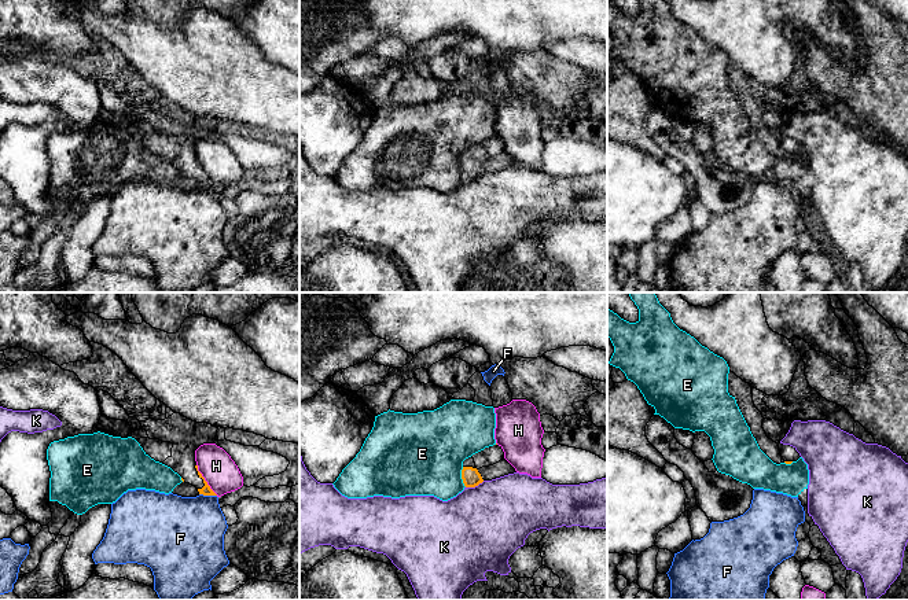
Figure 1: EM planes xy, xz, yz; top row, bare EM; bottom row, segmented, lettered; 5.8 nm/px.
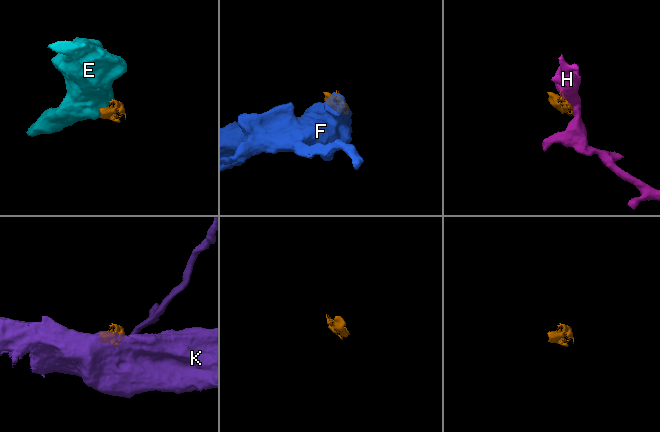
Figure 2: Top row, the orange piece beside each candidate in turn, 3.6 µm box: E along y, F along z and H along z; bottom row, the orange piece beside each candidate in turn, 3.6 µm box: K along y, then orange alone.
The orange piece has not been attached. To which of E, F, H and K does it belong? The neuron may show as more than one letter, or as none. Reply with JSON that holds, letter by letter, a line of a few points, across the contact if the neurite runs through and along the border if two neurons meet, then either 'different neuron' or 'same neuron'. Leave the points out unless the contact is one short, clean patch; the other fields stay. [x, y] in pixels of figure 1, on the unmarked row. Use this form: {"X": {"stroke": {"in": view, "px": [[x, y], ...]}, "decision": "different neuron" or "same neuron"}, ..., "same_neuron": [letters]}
{"E": {"stroke": {"in": "xz", "px": [[462, 159], [462, 175], [466, 179]]}, "decision": "different neuron"}, "F": {"stroke": {"in": "xy", "px": [[199, 186], [216, 188]]}, "decision": "different neuron"}, "H": {"stroke": {"in": "xy", "px": [[197, 157], [206, 176], [217, 187]]}, "decision": "different neuron"}, "K": {"stroke": {"in": "xz", "px": [[484, 173], [466, 180]]}, "decision": "different neuron"}, "same_neuron": []}

